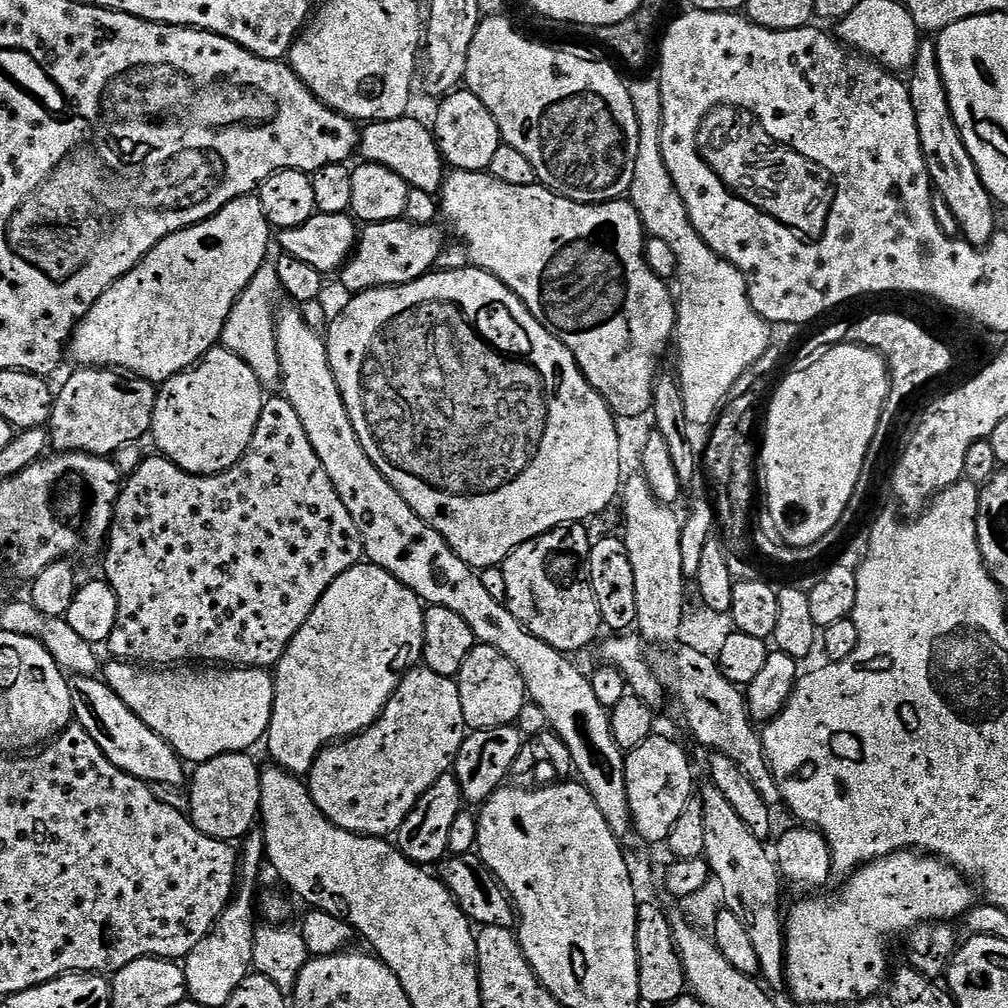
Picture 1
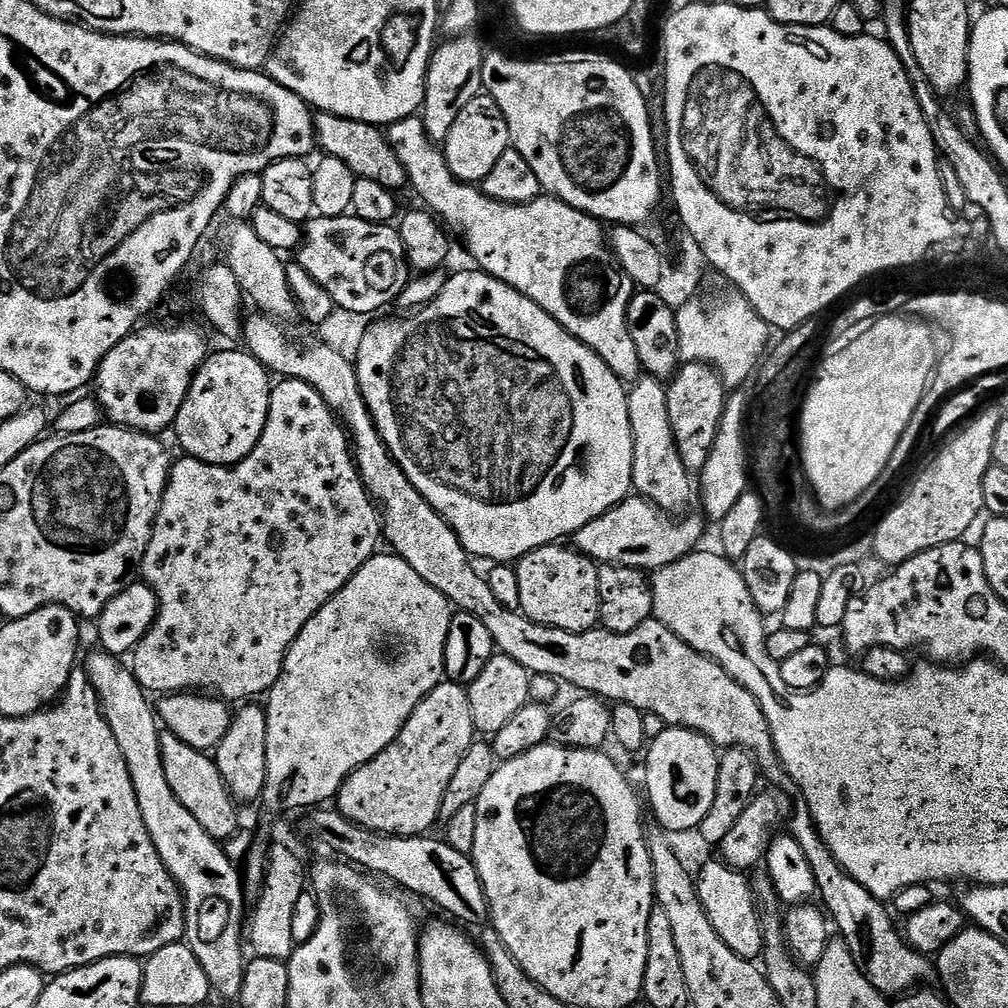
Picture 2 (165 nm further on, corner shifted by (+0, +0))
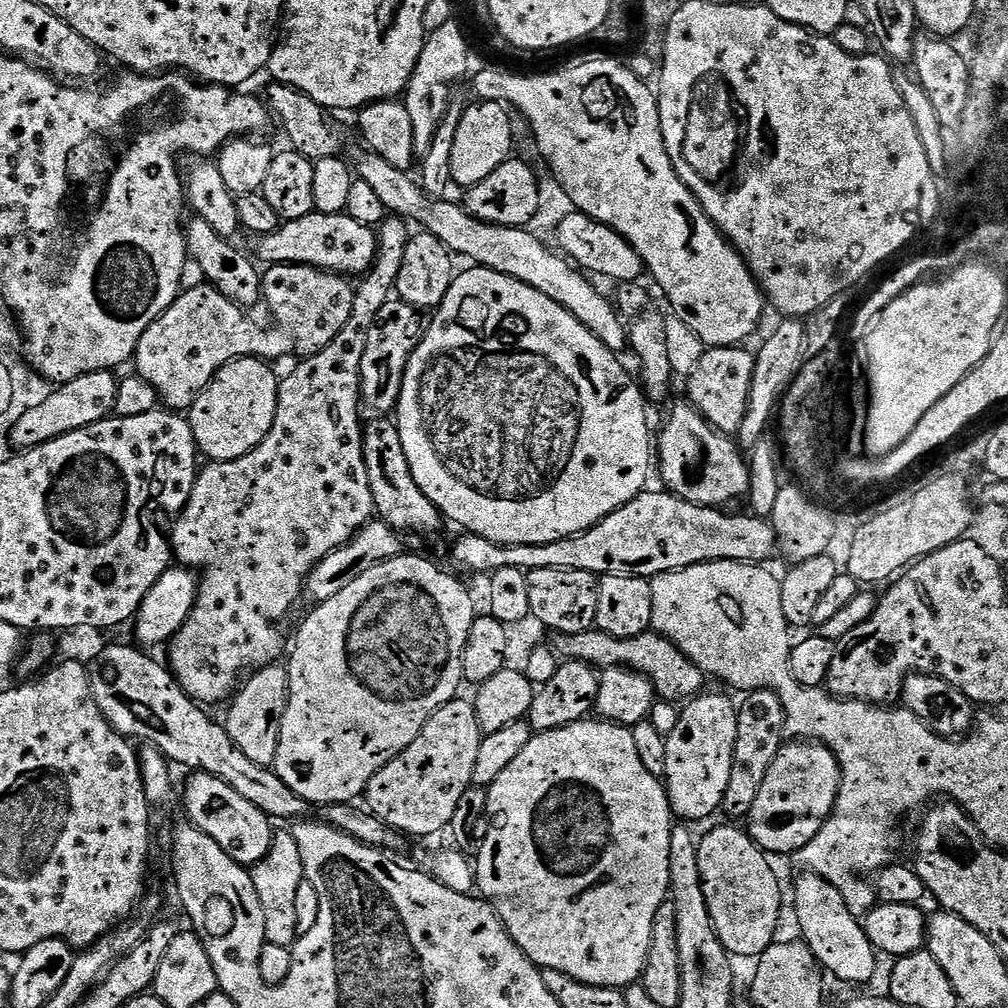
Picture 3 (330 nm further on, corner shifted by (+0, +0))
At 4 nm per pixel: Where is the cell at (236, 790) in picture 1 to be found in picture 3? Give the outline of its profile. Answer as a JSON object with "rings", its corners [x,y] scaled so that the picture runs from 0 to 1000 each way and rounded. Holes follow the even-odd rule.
{"rings":[[[271,657],[255,664],[241,676],[240,682],[229,691],[226,702],[226,714],[221,720],[228,728],[232,740],[261,762],[270,762],[276,748],[278,717],[286,695],[286,665],[281,658]]]}

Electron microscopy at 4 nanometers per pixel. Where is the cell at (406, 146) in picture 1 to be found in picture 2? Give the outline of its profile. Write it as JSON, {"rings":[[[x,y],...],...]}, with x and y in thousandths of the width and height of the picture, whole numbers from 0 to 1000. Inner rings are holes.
{"rings":[[[314,110],[312,115],[313,141],[316,150],[322,155],[330,155],[343,161],[347,169],[359,179],[375,181],[390,188],[402,182],[403,176],[399,161],[395,161],[393,150],[387,145],[384,134],[374,124],[360,123],[354,119],[344,119],[326,111]]]}

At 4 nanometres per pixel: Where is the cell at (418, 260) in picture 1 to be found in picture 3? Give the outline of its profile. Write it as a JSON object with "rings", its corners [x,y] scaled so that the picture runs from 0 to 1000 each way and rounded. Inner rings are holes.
{"rings":[[[311,208],[307,214],[279,221],[277,226],[257,235],[253,240],[252,254],[259,263],[305,262],[307,266],[317,266],[321,270],[350,276],[364,270],[372,260],[375,234],[366,223],[343,212],[328,214]]]}

